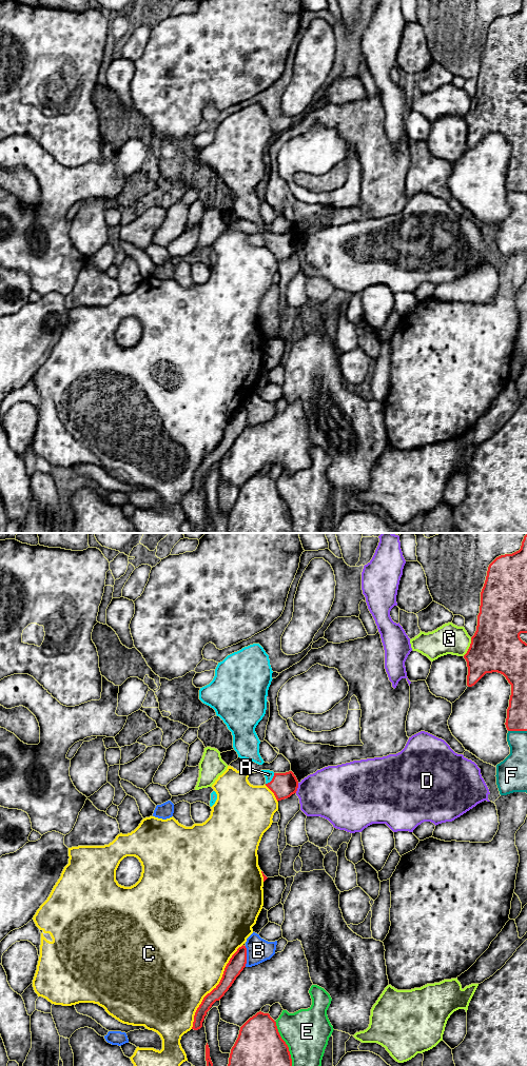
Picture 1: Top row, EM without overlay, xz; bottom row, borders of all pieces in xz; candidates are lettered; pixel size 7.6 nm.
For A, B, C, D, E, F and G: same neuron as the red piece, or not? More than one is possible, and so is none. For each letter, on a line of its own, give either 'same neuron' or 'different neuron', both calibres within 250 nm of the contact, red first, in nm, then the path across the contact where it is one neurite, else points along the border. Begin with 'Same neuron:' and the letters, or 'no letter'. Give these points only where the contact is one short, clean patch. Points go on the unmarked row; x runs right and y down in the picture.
Same neuron: A
A: same neuron; calibres 190 and 70 nm; way xz (282, 245), (272, 240), (268, 235)
B: different neuron; calibres 130 and 190 nm
C: different neuron; calibres 130 and 500 nm
D: different neuron; calibres 190 and 380 nm
E: different neuron; calibres 480 and 340 nm
F: different neuron; calibres 160 and 170 nm
G: different neuron; calibres 380 and 220 nm

